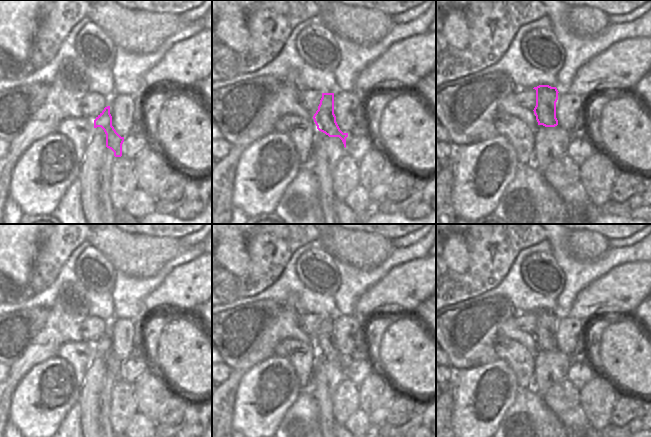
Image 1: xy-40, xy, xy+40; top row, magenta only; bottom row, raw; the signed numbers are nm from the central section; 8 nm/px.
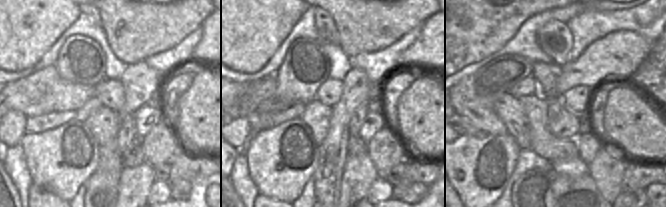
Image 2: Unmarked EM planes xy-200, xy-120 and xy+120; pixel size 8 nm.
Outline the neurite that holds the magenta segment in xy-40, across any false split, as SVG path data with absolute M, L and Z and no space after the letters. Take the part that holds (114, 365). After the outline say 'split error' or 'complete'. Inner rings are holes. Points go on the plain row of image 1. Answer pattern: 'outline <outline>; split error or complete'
outline M110 330L105 331L94 344L94 352L97 351L101 351L106 358L106 371L114 376L115 381L121 381L124 361L121 361L112 350Z; complete

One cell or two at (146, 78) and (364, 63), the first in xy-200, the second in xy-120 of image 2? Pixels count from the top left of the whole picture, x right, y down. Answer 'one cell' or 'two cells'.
two cells

